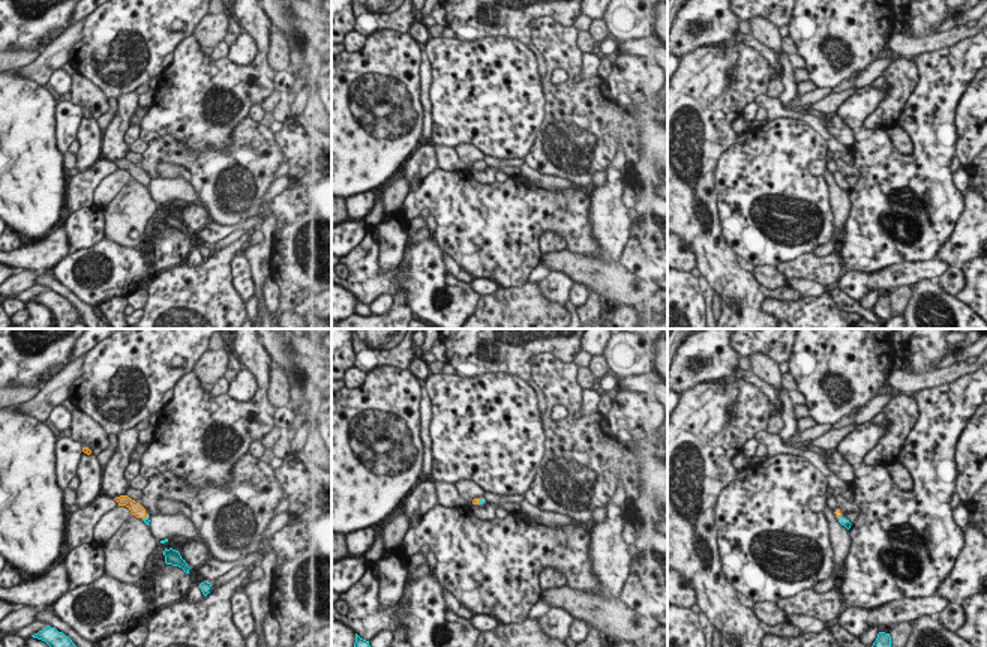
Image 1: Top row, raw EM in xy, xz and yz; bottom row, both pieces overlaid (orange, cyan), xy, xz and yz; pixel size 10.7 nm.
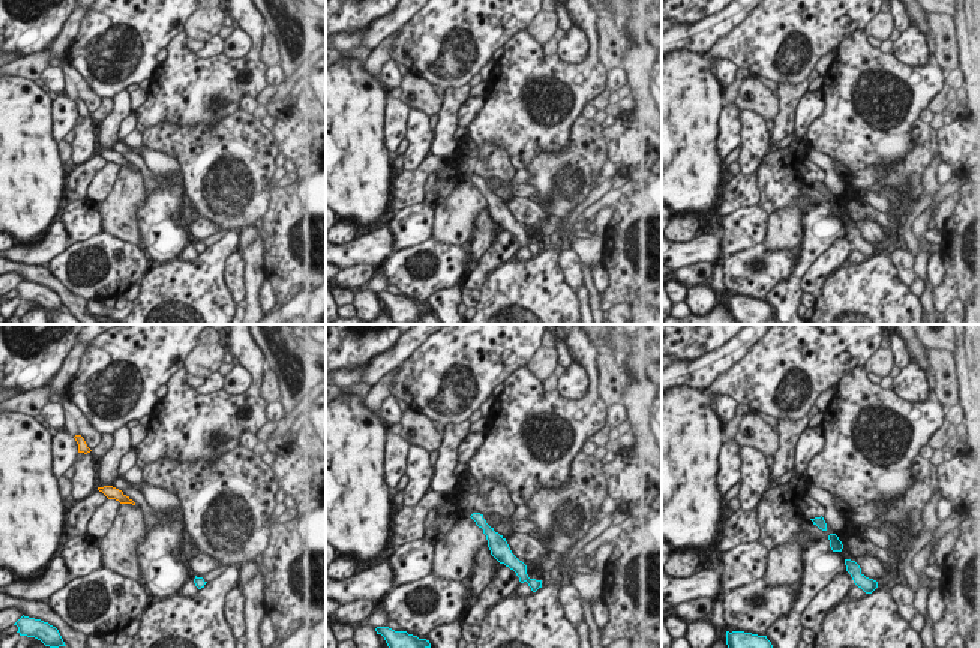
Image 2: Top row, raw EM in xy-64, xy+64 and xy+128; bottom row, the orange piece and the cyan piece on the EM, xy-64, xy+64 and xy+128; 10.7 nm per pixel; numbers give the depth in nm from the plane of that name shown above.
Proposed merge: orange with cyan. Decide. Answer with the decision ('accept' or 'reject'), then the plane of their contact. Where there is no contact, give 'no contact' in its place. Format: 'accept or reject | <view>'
accept | xy

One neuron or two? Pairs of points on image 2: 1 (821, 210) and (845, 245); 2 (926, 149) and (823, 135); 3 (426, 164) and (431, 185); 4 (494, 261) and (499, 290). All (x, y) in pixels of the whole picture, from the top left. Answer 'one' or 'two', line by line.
1: two
2: two
3: two
4: two

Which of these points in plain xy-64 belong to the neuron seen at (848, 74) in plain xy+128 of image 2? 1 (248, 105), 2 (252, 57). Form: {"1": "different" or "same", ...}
{"1": "different", "2": "same"}

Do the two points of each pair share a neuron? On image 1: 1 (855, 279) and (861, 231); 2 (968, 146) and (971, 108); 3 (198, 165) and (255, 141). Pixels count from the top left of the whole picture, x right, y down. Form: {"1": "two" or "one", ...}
{"1": "two", "2": "one", "3": "one"}

